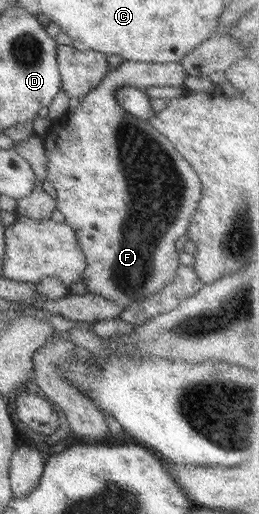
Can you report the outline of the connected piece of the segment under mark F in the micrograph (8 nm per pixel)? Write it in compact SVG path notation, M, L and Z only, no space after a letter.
M124 60L115 70L110 70L93 91L80 99L79 107L73 113L66 111L52 121L50 129L42 137L47 159L46 179L57 192L56 209L65 216L64 223L75 232L86 257L82 281L89 292L121 307L151 298L176 278L180 262L175 243L179 237L188 234L191 215L197 209L197 199L201 197L201 181L173 144L150 121L131 115L117 103L114 91L123 86L144 90L163 86L179 90L184 88L187 75L186 69L177 62Z

